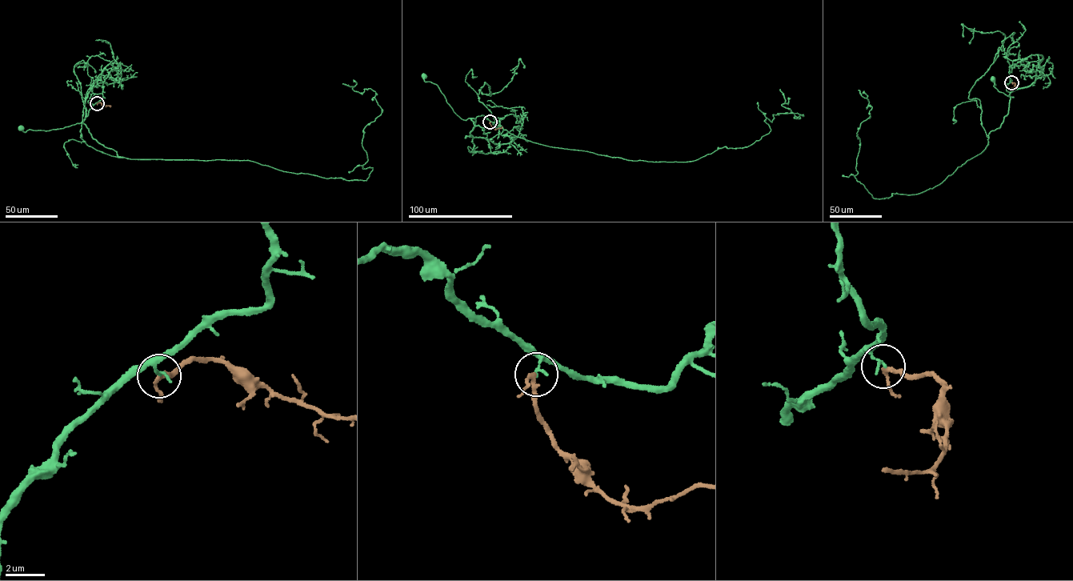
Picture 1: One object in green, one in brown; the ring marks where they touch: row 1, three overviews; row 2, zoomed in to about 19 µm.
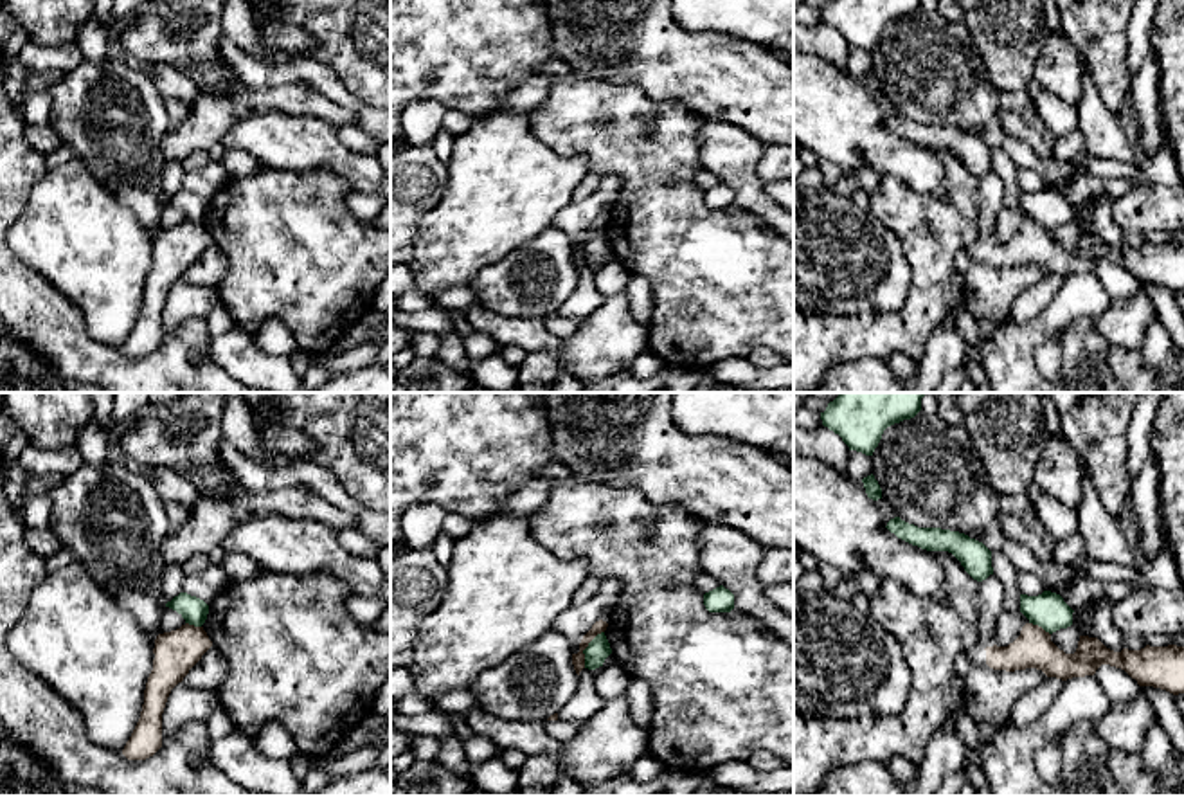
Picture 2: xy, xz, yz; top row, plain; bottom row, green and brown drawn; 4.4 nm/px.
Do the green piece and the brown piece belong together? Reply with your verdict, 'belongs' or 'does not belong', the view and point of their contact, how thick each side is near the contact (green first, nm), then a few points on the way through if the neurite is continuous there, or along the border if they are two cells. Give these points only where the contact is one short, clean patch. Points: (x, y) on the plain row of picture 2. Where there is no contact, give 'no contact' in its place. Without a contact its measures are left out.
does not belong; meets green in xz at (585, 245); 100 nm thick on the green side, 60 nm on the other; border along xz (603, 227), (583, 247), (583, 263)

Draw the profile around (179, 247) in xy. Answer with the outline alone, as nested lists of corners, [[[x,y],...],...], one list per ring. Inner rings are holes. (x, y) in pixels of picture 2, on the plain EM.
[[[189,220],[157,232],[140,315],[122,346],[128,357],[146,357],[162,344],[162,310],[167,294],[211,243],[203,223]]]

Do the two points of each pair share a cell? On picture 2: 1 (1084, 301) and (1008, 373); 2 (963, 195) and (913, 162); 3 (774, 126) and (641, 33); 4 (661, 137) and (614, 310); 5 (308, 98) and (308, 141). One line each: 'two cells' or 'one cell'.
1: one cell
2: two cells
3: one cell
4: two cells
5: two cells

